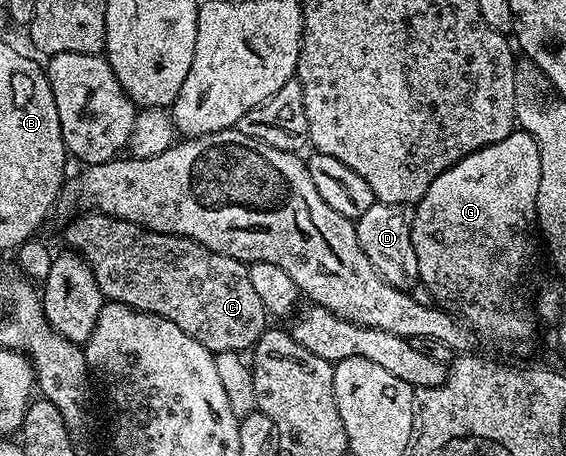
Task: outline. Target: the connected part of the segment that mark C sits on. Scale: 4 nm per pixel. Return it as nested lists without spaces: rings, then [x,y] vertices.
[[[84,211],[69,221],[72,222],[64,229],[64,241],[68,244],[65,246],[84,258],[108,301],[117,301],[131,309],[153,313],[170,319],[170,323],[178,323],[190,339],[198,339],[198,343],[214,355],[251,350],[265,329],[269,328],[270,314],[262,299],[258,299],[254,283],[250,283],[249,266],[245,262],[230,259],[230,255],[218,255],[218,251],[210,251],[210,247],[194,243],[194,239],[159,233],[105,213]]]

